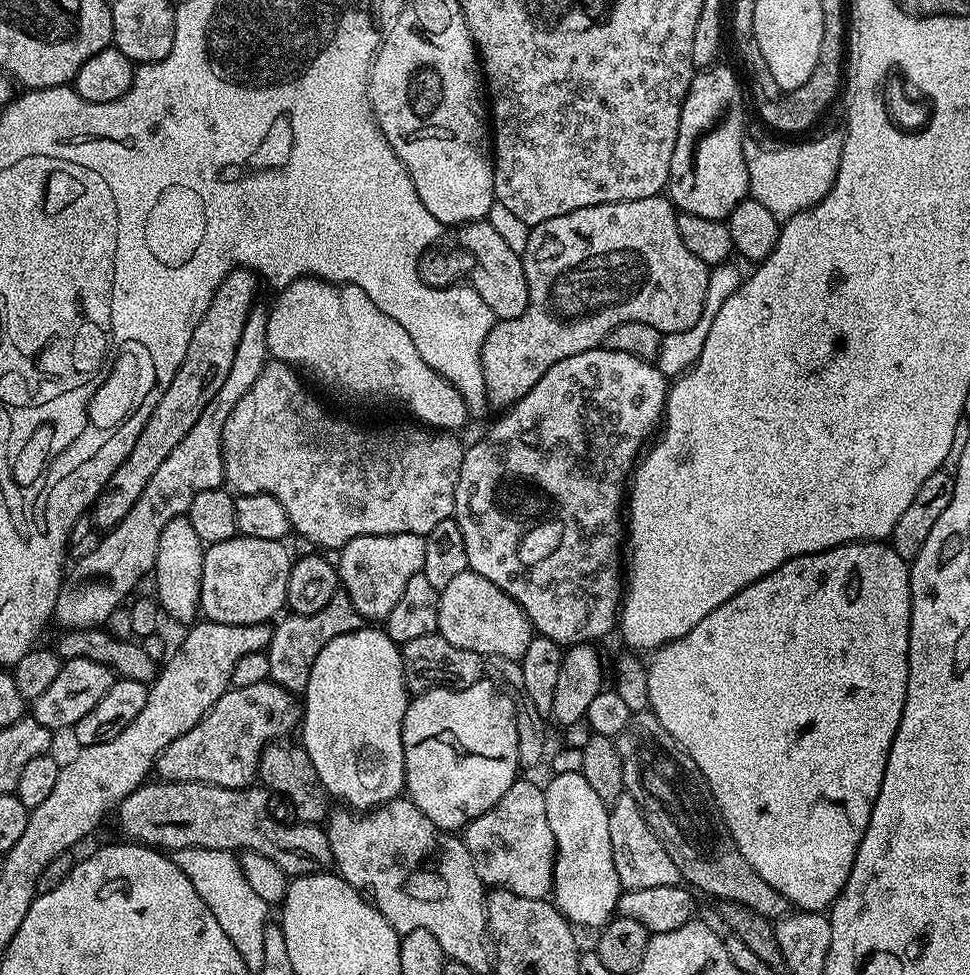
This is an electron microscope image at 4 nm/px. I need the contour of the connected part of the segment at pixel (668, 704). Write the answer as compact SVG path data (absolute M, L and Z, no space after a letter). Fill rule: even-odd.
M884 542L843 544L825 552L787 560L706 614L706 618L702 618L702 622L698 622L690 634L655 649L653 656L656 657L647 661L648 708L656 715L658 722L666 726L666 734L678 741L680 749L694 758L694 766L702 770L702 778L706 778L720 817L724 819L742 858L746 858L758 878L762 878L766 886L774 886L774 890L778 890L778 894L782 894L782 898L786 898L793 909L827 913L850 878L856 851L866 834L874 802L882 790L890 746L894 742L906 702L911 609L910 568L891 546Z

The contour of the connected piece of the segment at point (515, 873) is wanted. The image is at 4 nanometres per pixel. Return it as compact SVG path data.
M517 778L494 807L464 825L462 839L484 885L505 888L522 898L535 900L553 895L552 866L556 859L556 843L550 822L546 822L541 785Z

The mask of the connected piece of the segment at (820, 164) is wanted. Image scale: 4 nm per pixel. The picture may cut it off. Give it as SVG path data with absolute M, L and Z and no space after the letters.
M839 131L808 140L805 144L788 144L785 148L763 148L752 134L745 135L742 154L748 171L750 196L766 206L780 222L813 208L834 186L843 145L844 137Z

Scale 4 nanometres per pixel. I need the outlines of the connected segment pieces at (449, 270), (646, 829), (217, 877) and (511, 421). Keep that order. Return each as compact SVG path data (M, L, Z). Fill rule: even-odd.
M487 219L473 220L471 224L463 225L459 229L460 240L466 247L472 248L472 254L476 258L476 264L436 264L432 268L432 277L430 283L433 288L446 288L459 283L460 278L469 278L467 280L471 287L476 289L477 294L486 306L493 311L495 317L499 320L513 320L520 317L526 310L529 304L529 286L526 282L525 268L522 256L510 250L505 239L494 230L494 226L488 224Z
M625 794L616 799L609 807L608 821L610 850L614 850L614 870L618 870L621 889L650 890L650 886L674 886L681 883L676 860L670 858L634 797Z
M183 848L174 853L178 870L190 878L194 890L198 890L198 898L210 906L210 914L218 918L218 926L226 930L230 942L239 952L248 954L257 947L262 938L264 927L270 923L270 905L258 898L256 891L246 882L246 874L242 874L239 859L229 850L213 848Z
M603 346L591 348L582 354L574 354L570 358L562 358L562 362L558 362L554 366L550 366L550 370L546 370L546 374L542 374L542 378L538 378L538 382L534 382L534 386L519 400L518 403L512 405L503 413L504 416L477 444L468 444L464 457L462 458L462 470L458 474L458 486L454 494L454 502L456 503L456 511L454 519L456 524L462 530L462 542L466 542L466 558L468 559L468 567L473 572L477 572L482 578L486 578L490 582L494 582L494 586L498 586L506 594L510 594L510 598L514 598L514 602L518 602L518 606L528 616L528 621L532 623L533 629L539 635L550 638L553 642L561 646L571 646L573 644L587 644L589 642L599 641L599 636L604 636L608 631L615 629L618 624L618 613L622 603L622 545L625 543L626 536L622 531L622 501L626 496L626 481L631 477L633 468L638 463L638 457L641 455L642 449L645 447L644 439L651 434L652 431L661 427L664 418L664 403L668 400L668 390L670 384L666 377L659 371L655 363L647 360L639 360L630 354L622 354L615 352Z

